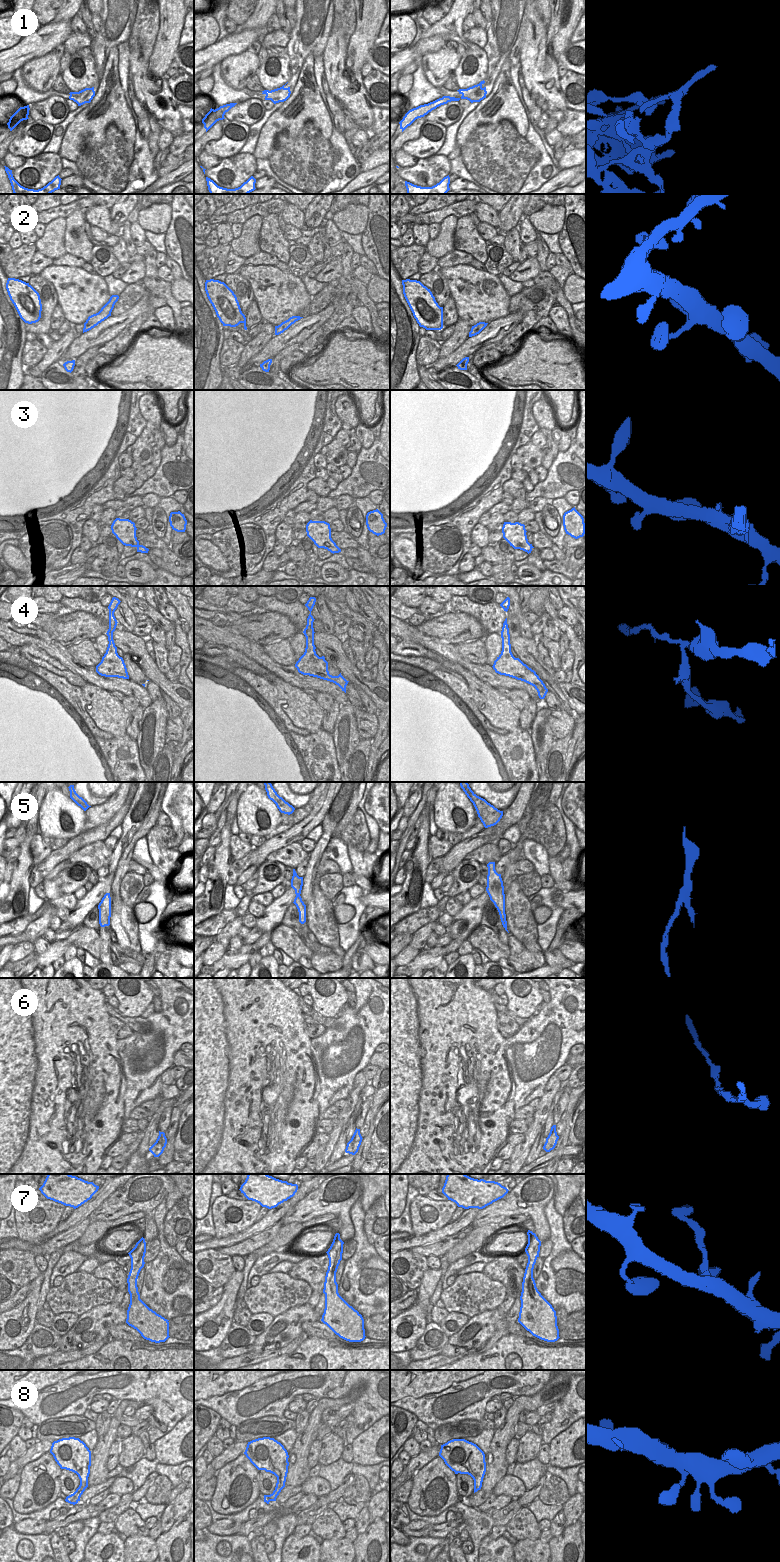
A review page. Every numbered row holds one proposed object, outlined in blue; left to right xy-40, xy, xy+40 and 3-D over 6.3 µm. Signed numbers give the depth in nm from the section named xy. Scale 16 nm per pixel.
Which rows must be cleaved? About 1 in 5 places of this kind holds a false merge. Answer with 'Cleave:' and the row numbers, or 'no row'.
Cleave: 1, 4, 5, 6.

